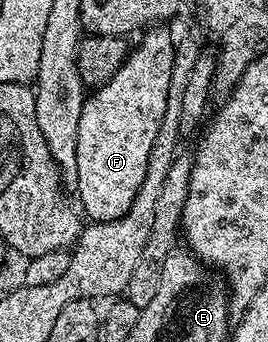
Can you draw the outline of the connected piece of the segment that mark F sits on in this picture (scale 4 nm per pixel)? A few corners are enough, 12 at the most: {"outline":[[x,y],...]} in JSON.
{"outline":[[149,28],[79,116],[90,223],[131,208],[159,136],[175,41]]}

